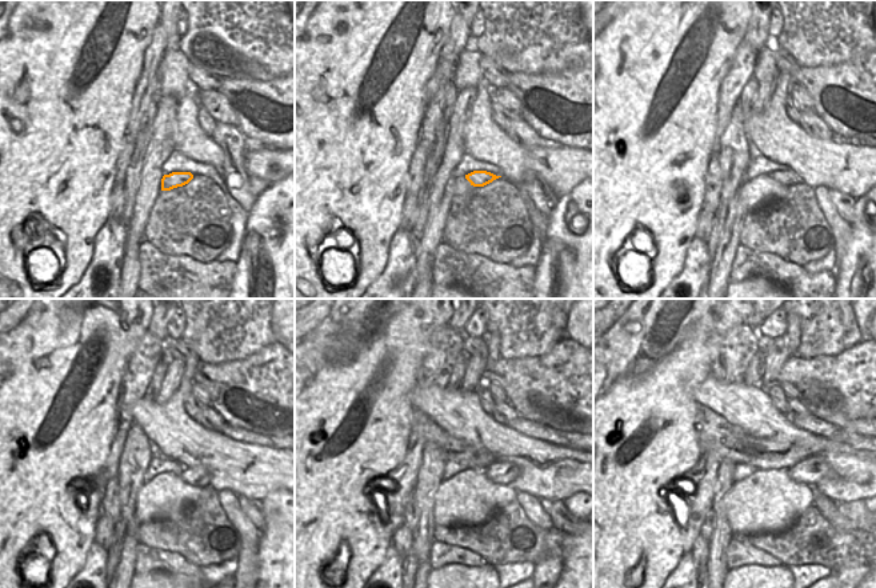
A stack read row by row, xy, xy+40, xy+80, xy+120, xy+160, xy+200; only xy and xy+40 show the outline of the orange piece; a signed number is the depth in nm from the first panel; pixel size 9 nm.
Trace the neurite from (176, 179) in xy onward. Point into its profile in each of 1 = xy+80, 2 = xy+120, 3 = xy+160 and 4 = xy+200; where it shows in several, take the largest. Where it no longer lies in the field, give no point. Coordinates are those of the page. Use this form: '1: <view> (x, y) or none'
1: xy+80 (786, 178)
2: xy+120 (195, 476)
3: xy+160 (504, 472)
4: xy+200 (811, 471)

